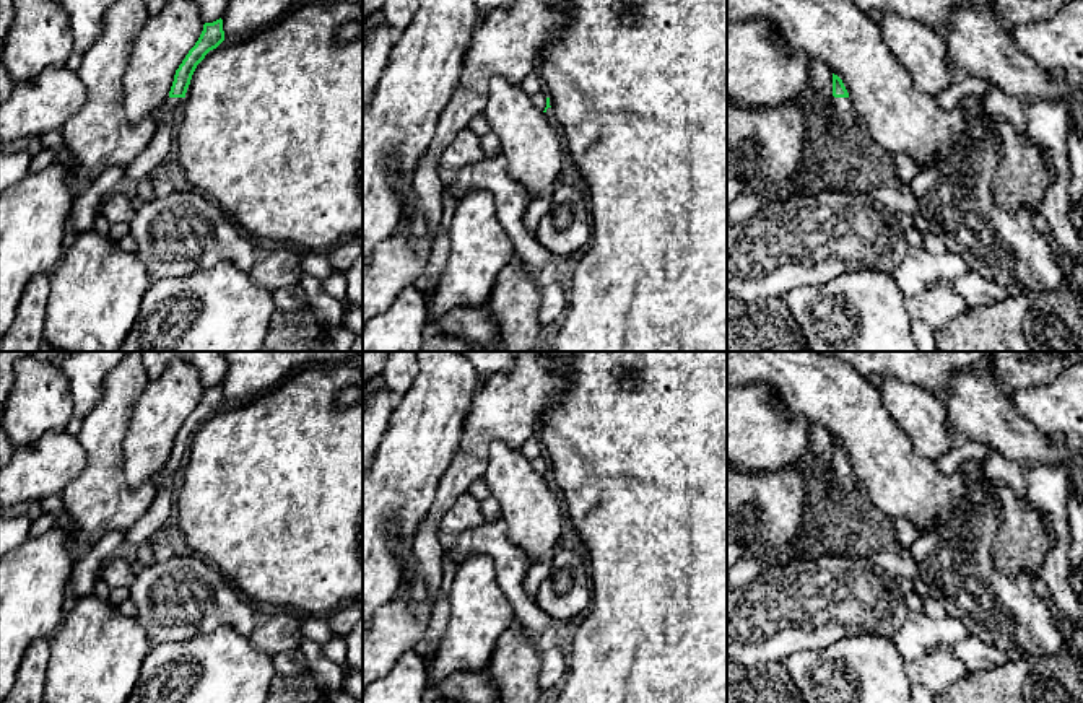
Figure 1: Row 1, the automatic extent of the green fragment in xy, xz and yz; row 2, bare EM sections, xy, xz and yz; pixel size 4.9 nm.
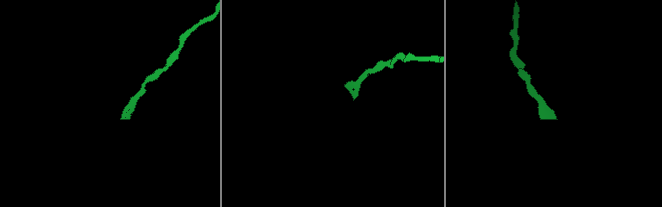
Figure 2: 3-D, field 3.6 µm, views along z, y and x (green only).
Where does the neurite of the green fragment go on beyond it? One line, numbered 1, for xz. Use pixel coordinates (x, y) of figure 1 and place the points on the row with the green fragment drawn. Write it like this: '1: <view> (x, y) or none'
1: xz (539, 100)

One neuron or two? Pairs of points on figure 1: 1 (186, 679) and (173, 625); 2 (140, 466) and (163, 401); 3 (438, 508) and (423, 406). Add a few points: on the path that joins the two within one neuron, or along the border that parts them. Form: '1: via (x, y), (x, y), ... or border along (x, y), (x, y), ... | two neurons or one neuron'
1: border along (213, 630), (187, 640), (153, 645) | two neurons
2: via (143, 449), (156, 417) | one neuron
3: border along (451, 456), (431, 508), (418, 526) | two neurons

